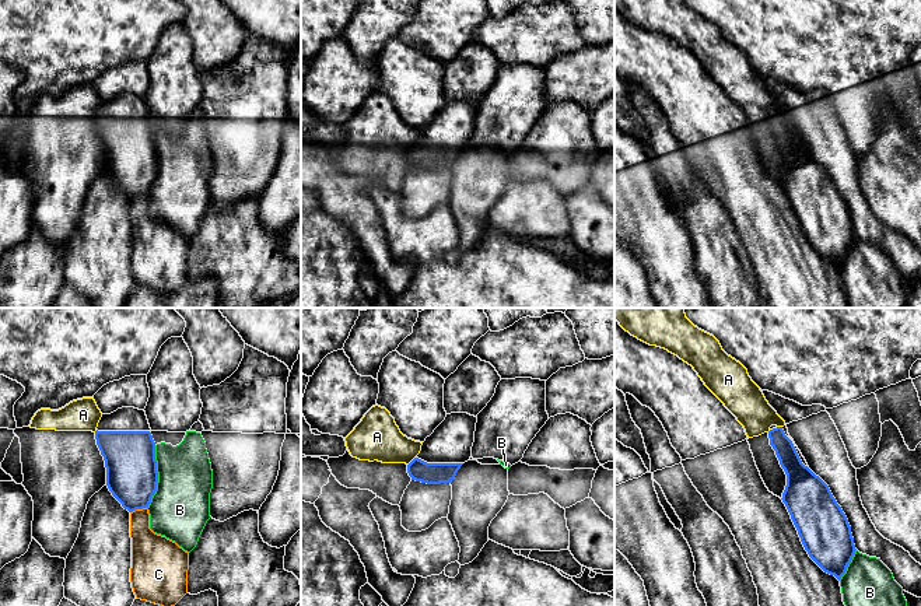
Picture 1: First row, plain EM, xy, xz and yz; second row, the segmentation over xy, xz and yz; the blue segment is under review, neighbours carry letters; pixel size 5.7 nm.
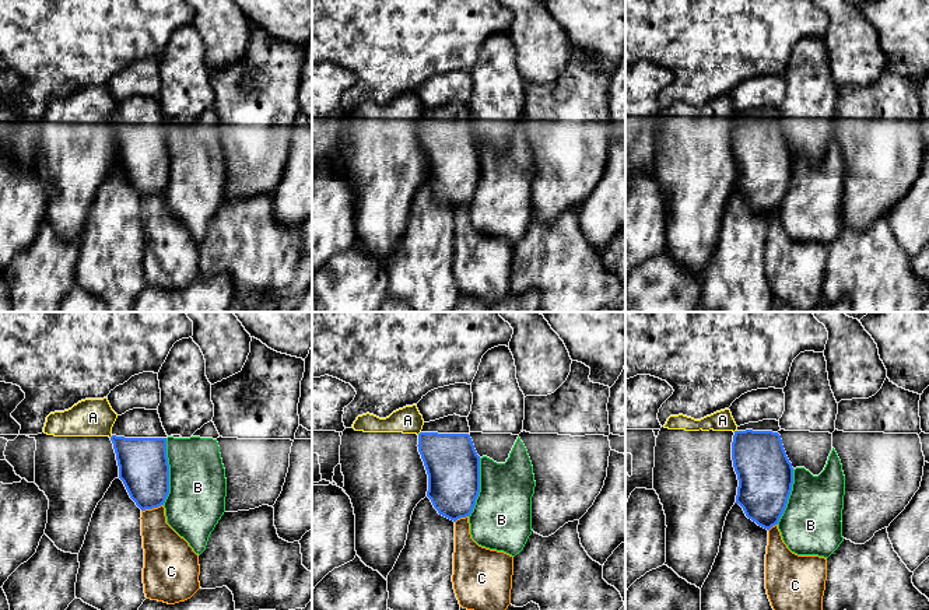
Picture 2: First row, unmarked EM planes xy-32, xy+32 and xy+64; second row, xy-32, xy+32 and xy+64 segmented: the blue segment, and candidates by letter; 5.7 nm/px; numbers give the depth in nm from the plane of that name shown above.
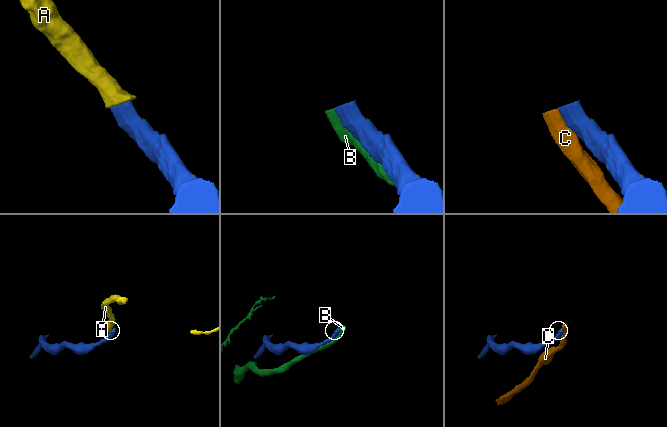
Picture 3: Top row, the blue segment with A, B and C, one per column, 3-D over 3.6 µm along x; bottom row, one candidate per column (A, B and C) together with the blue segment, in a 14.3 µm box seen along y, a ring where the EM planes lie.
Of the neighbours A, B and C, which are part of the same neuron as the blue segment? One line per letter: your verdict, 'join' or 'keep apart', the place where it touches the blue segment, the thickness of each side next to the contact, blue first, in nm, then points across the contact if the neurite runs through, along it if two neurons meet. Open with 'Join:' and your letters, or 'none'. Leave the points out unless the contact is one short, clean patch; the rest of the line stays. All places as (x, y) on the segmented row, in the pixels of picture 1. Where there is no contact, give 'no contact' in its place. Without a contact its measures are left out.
Join: none
A: keep apart; contact xz (412, 461); calibres 130 and 260 nm; border xz (415, 456), (408, 465)
B: keep apart; contact xy (157, 477); calibres 300 and 340 nm
C: keep apart; contact xy (137, 508); calibres 300 and 200 nm

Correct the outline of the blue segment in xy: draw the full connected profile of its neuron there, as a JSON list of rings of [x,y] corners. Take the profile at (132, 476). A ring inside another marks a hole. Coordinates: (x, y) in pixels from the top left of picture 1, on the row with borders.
[[[122,407],[111,414],[102,414],[95,439],[105,460],[106,486],[125,509],[148,508],[157,491],[158,472],[155,460],[155,442],[144,410]]]

